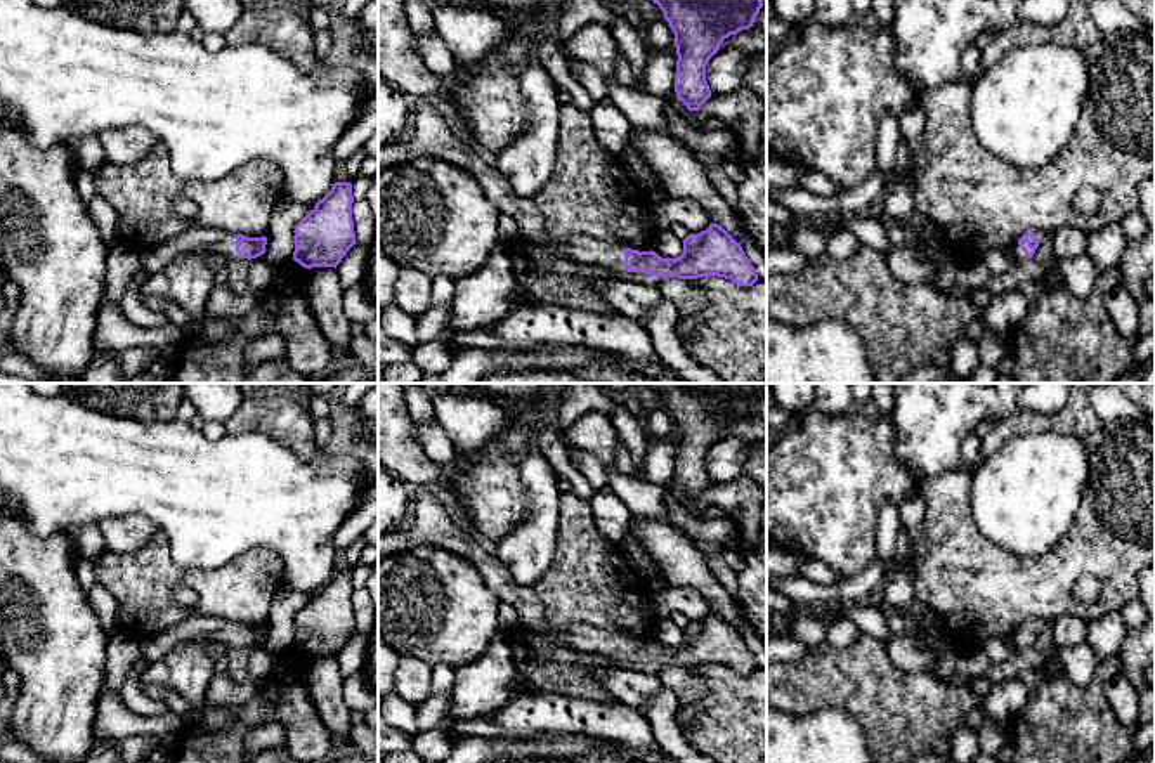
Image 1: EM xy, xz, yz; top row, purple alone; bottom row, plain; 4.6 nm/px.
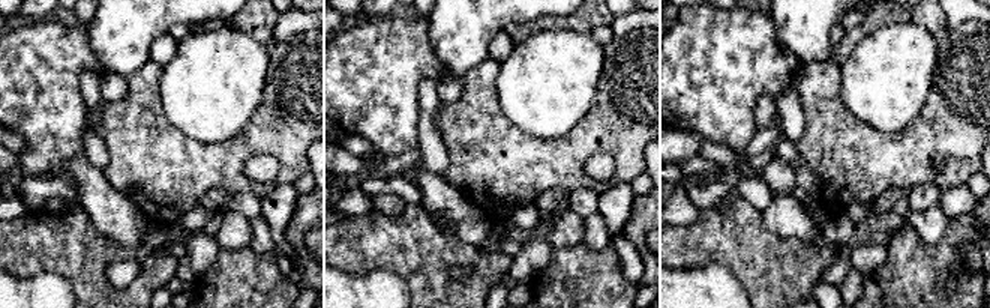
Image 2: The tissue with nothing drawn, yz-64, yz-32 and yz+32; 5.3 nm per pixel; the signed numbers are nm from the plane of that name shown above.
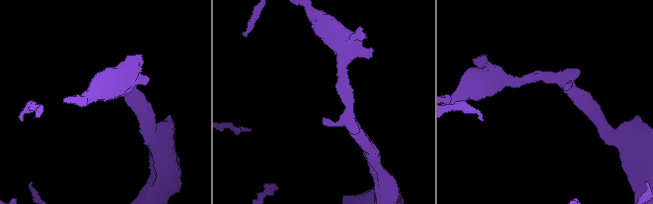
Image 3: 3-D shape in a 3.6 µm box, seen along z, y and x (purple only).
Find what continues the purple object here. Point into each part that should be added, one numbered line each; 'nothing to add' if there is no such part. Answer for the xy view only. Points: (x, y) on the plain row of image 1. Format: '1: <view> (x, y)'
1: xy (196, 628)

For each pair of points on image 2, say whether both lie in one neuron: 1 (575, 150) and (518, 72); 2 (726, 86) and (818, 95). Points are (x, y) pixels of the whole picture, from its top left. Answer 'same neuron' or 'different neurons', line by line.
1: different neurons
2: different neurons

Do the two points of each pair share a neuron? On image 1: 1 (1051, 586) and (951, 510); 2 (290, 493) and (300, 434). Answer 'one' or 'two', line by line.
1: one
2: two

